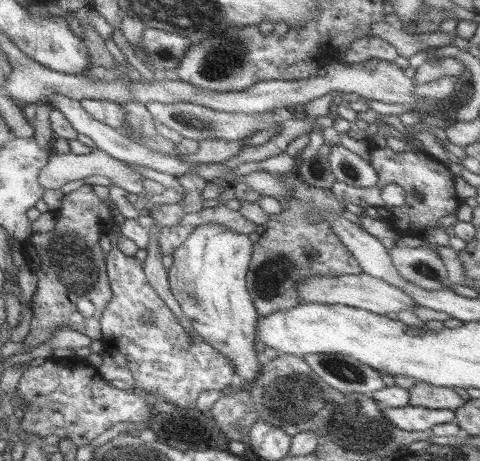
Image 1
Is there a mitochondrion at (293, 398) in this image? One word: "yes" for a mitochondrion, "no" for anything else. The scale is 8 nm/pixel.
yes

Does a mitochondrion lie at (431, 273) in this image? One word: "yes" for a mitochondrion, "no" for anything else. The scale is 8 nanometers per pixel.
yes

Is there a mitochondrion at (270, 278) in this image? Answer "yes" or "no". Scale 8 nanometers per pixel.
yes

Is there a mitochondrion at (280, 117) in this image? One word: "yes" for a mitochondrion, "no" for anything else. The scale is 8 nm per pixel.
no

